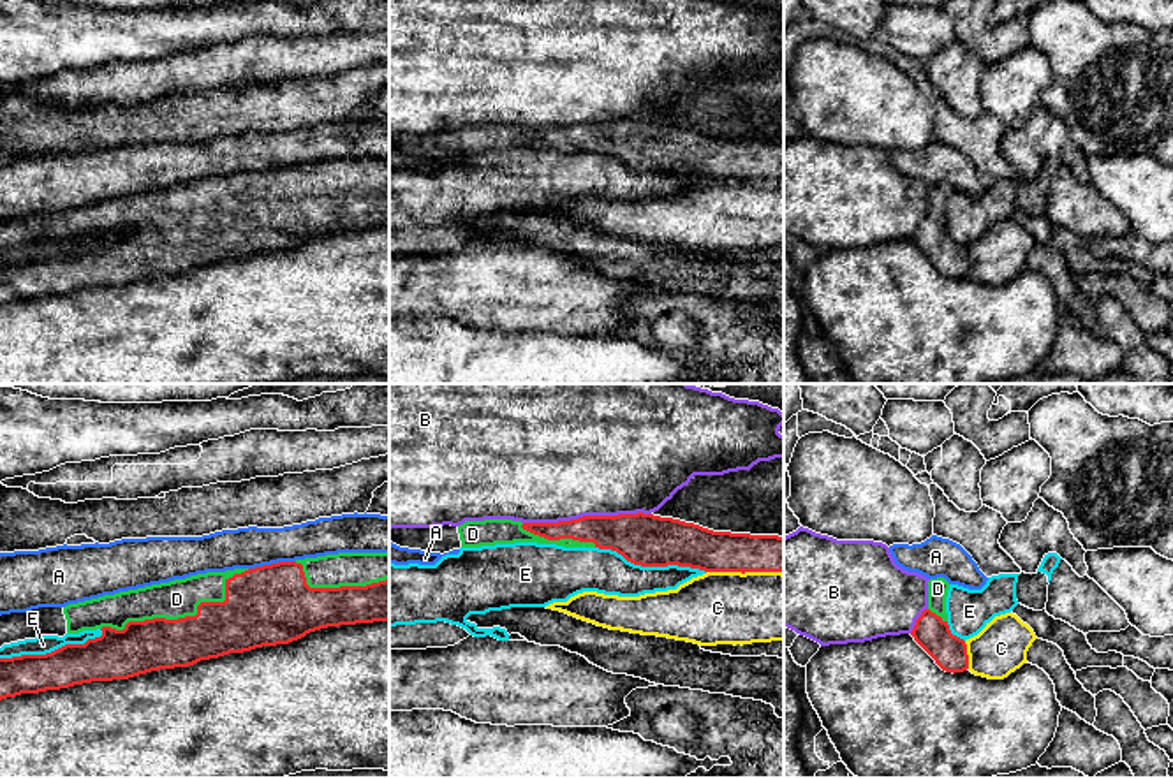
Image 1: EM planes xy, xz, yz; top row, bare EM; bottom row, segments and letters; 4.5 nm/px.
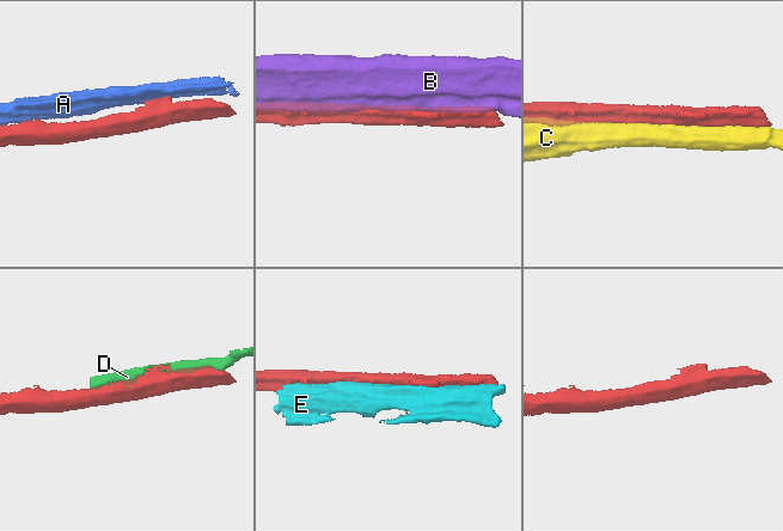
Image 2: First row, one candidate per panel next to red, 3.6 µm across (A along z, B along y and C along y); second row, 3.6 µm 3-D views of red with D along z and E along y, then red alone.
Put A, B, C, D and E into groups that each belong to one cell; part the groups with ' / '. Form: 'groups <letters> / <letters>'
groups A D / B / C / E

